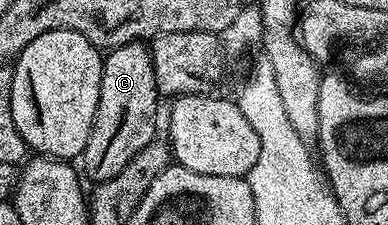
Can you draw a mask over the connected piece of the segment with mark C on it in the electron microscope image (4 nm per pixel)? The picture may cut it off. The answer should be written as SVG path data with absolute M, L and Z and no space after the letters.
M144 42L123 44L111 49L103 57L102 82L98 110L86 150L82 157L82 172L92 182L114 178L147 144L157 139L156 132L156 79L149 45Z

